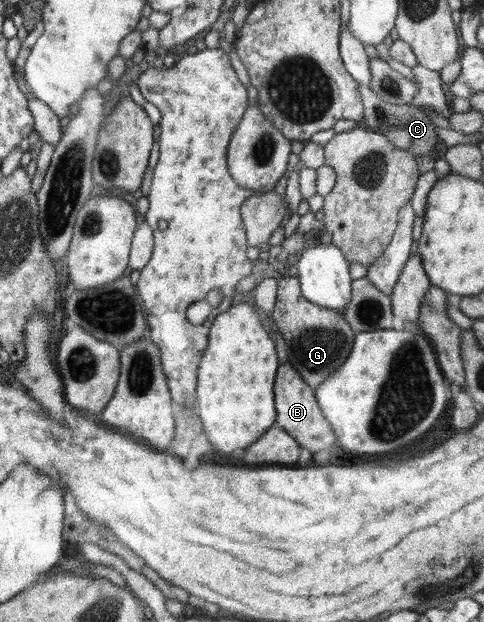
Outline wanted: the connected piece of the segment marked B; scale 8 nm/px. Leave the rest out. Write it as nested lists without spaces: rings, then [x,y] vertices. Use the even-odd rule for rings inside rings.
[[[287,361],[277,369],[273,391],[277,411],[274,425],[280,426],[288,435],[291,435],[301,449],[308,449],[317,455],[337,442],[331,425],[318,405],[315,390],[302,380],[290,362]]]

